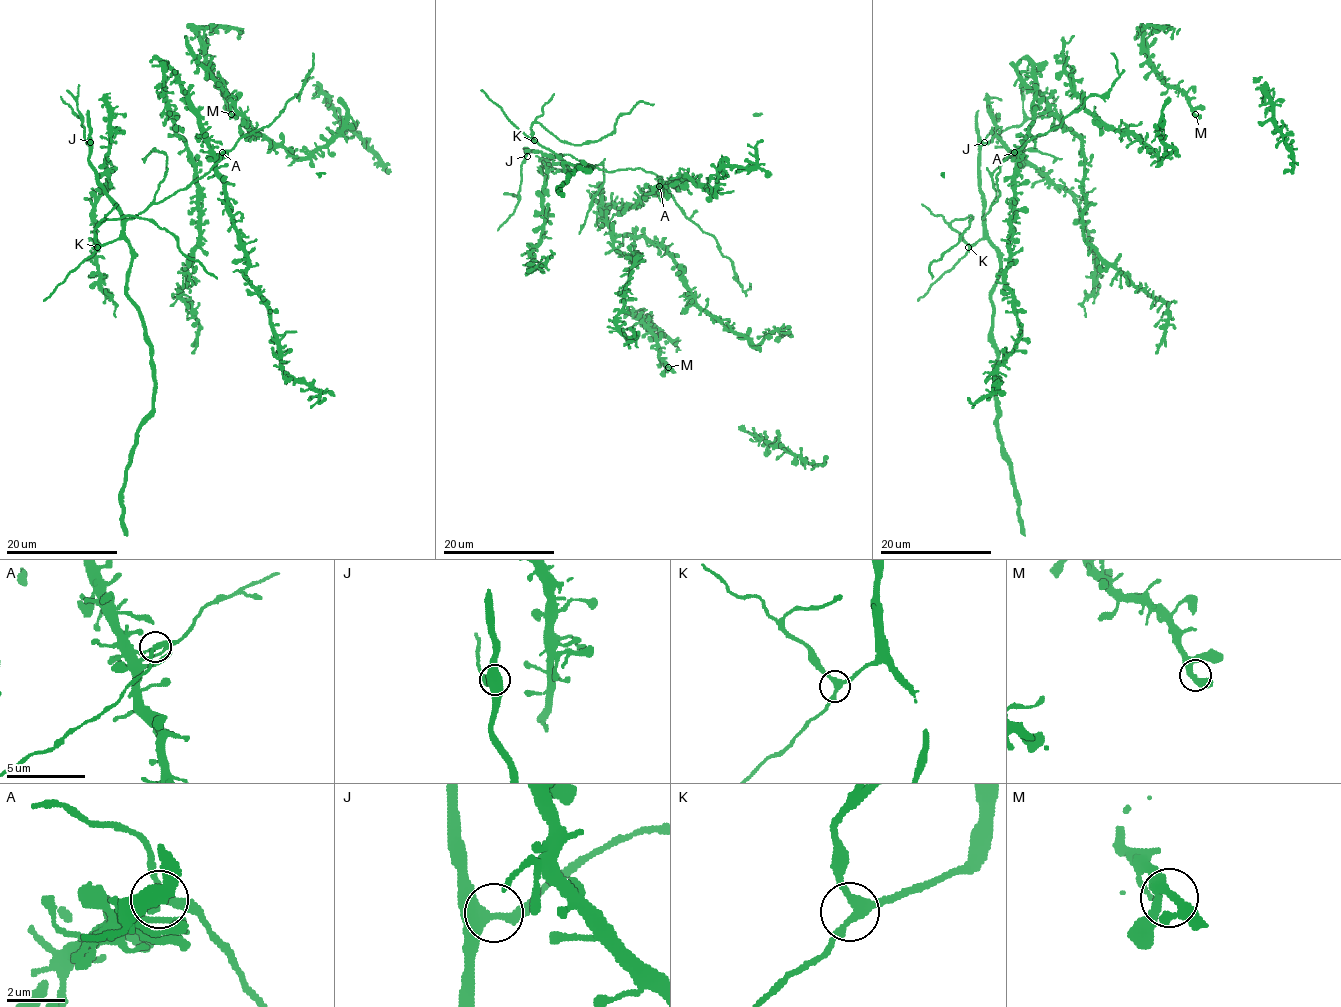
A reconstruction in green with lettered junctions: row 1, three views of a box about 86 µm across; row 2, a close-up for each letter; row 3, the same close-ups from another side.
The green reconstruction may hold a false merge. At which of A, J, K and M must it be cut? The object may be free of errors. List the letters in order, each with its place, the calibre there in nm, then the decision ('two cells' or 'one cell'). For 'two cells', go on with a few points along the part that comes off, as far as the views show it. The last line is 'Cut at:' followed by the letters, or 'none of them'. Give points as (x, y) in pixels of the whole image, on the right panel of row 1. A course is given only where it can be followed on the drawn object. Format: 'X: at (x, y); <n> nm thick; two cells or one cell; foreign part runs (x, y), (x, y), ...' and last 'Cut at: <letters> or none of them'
A: at (1014, 152); 280 nm thick; one cell
J: at (984, 142); 360 nm thick; one cell
K: at (968, 247); 280 nm thick; one cell
M: at (1195, 114); 320 nm thick; one cell
Cut at: none of them

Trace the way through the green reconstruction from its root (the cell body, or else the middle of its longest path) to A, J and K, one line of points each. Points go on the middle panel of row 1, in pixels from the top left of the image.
A: (643, 198), (660, 187)
J: (643, 198), (658, 185), (658, 178), (653, 173), (640, 168), (600, 170), (570, 154), (525, 152), (527, 156)
K: (643, 198), (658, 185), (658, 178), (653, 173), (640, 168), (600, 170), (570, 154), (556, 154), (534, 140)

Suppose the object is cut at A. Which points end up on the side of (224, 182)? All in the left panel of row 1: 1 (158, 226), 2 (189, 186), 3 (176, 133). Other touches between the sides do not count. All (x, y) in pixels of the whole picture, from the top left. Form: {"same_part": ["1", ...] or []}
{"same_part": ["1", "3"]}

